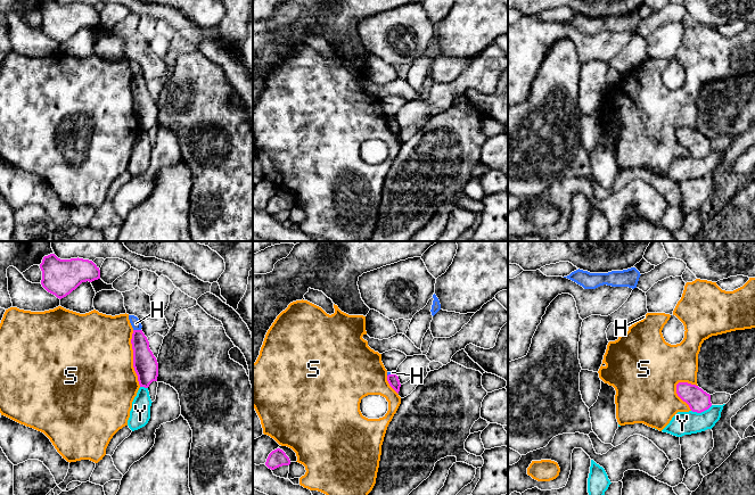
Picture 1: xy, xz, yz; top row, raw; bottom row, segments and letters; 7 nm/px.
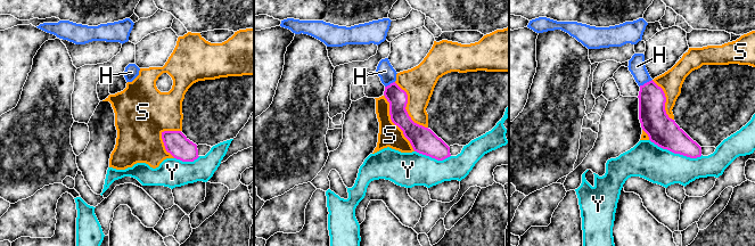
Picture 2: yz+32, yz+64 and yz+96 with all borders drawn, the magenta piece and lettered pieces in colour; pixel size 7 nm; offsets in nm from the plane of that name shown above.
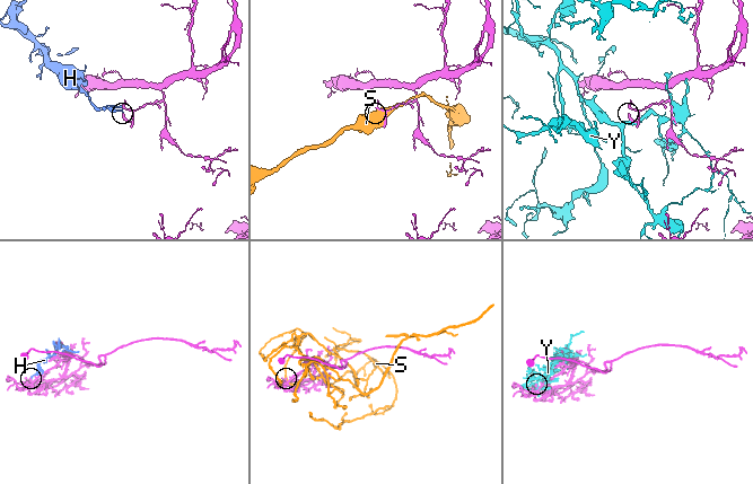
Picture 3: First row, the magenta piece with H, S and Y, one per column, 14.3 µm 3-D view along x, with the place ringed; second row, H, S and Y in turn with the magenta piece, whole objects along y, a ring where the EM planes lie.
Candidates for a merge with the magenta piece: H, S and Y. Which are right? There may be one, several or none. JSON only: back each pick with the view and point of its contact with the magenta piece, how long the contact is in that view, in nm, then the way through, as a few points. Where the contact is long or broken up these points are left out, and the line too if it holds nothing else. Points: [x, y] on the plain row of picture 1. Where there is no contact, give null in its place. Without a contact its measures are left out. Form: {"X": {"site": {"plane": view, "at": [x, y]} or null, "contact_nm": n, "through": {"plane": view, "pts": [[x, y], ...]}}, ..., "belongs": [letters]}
{"belongs": []}

